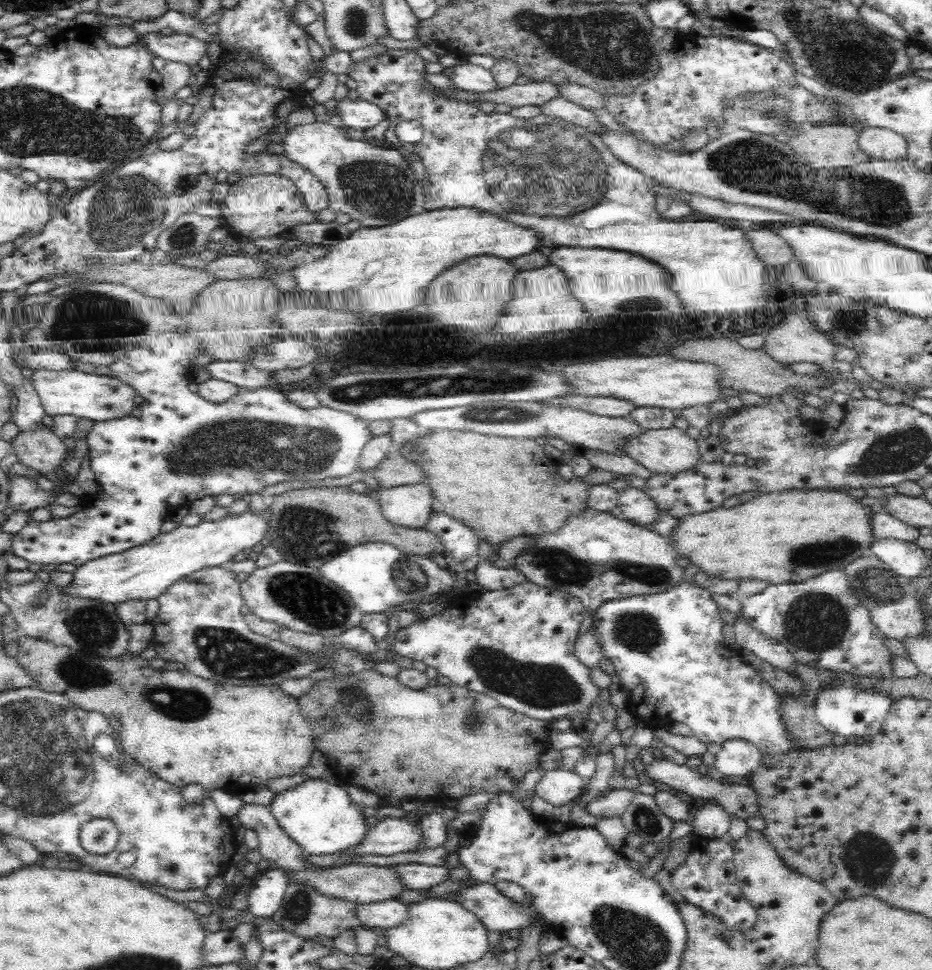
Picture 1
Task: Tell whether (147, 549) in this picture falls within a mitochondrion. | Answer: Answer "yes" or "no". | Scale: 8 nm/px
no

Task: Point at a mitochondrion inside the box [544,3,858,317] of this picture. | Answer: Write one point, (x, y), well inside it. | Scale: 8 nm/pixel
(784, 105)

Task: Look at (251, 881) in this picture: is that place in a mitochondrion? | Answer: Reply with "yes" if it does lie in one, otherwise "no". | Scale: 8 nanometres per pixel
no

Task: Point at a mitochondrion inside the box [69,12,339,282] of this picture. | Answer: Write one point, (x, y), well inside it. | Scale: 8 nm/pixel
(123, 213)

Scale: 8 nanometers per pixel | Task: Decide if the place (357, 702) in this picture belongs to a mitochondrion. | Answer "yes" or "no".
yes

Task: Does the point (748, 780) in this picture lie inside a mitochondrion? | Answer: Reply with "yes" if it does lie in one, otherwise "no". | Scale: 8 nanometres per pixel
no

